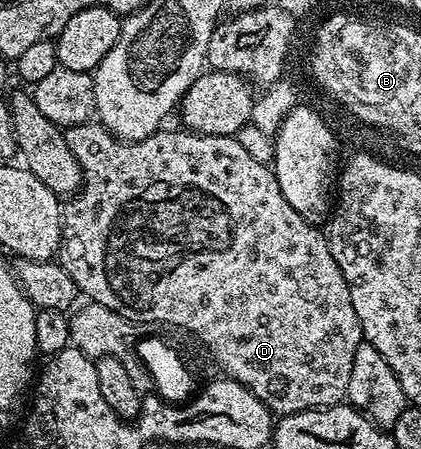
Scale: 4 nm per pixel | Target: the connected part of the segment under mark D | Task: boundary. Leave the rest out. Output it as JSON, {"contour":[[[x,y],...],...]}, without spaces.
{"contour":[[[88,122],[78,124],[72,128],[66,129],[67,141],[73,150],[73,154],[79,160],[79,165],[83,171],[83,179],[86,187],[91,187],[91,204],[97,211],[103,215],[103,224],[75,224],[70,225],[69,238],[64,239],[59,245],[57,253],[57,262],[65,270],[69,270],[69,278],[73,278],[73,282],[77,282],[80,293],[90,303],[100,304],[109,310],[113,310],[117,314],[121,314],[130,320],[136,326],[142,324],[172,324],[175,328],[184,328],[187,332],[192,332],[205,347],[211,351],[211,356],[224,368],[226,375],[232,380],[241,382],[250,392],[257,394],[257,398],[261,398],[261,402],[272,414],[279,416],[288,416],[294,412],[304,412],[305,410],[313,410],[314,408],[331,408],[335,404],[344,403],[347,395],[347,387],[349,386],[349,374],[353,371],[353,354],[357,354],[357,346],[364,343],[363,331],[357,322],[357,314],[353,310],[353,298],[349,298],[349,286],[343,277],[343,271],[337,266],[337,262],[331,253],[331,247],[327,245],[327,236],[319,233],[320,229],[316,225],[310,224],[305,218],[301,218],[301,214],[297,214],[297,210],[293,210],[293,206],[289,206],[289,202],[285,202],[285,194],[281,194],[281,186],[277,186],[277,178],[274,171],[268,165],[262,164],[241,146],[238,138],[233,136],[203,136],[200,132],[188,132],[186,130],[178,130],[179,132],[167,132],[168,130],[160,130],[154,132],[149,138],[144,140],[119,140],[111,131],[98,122]]]}

